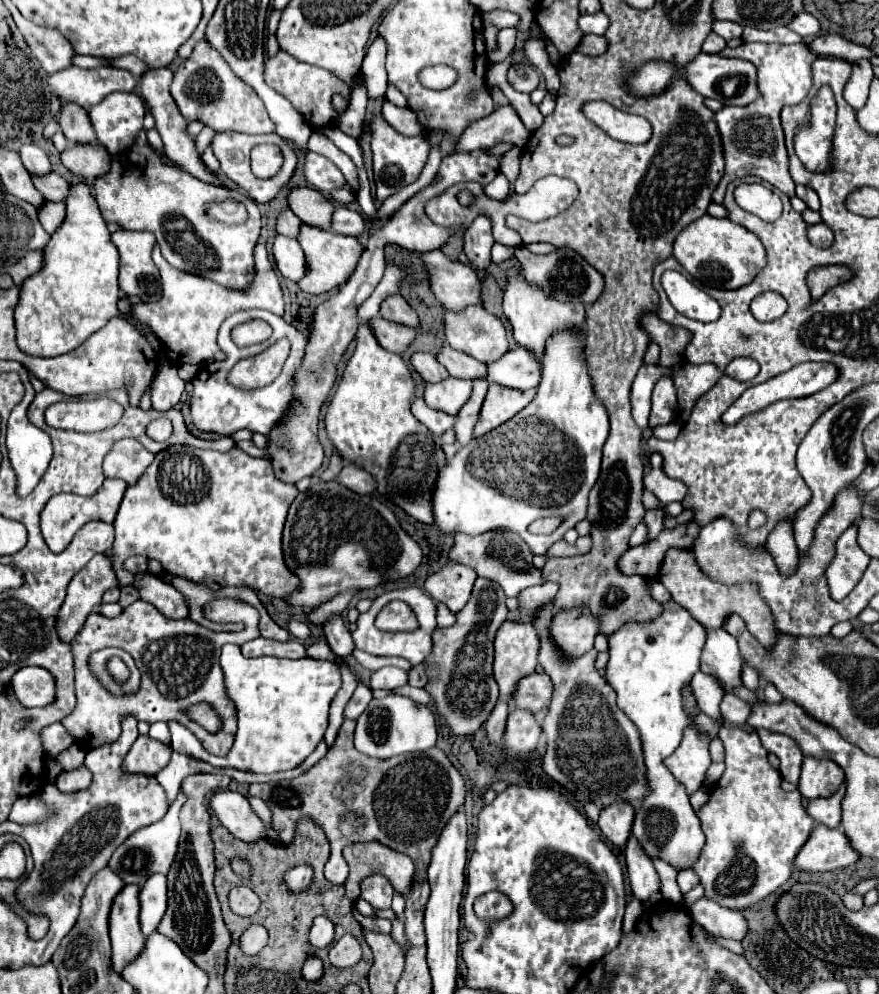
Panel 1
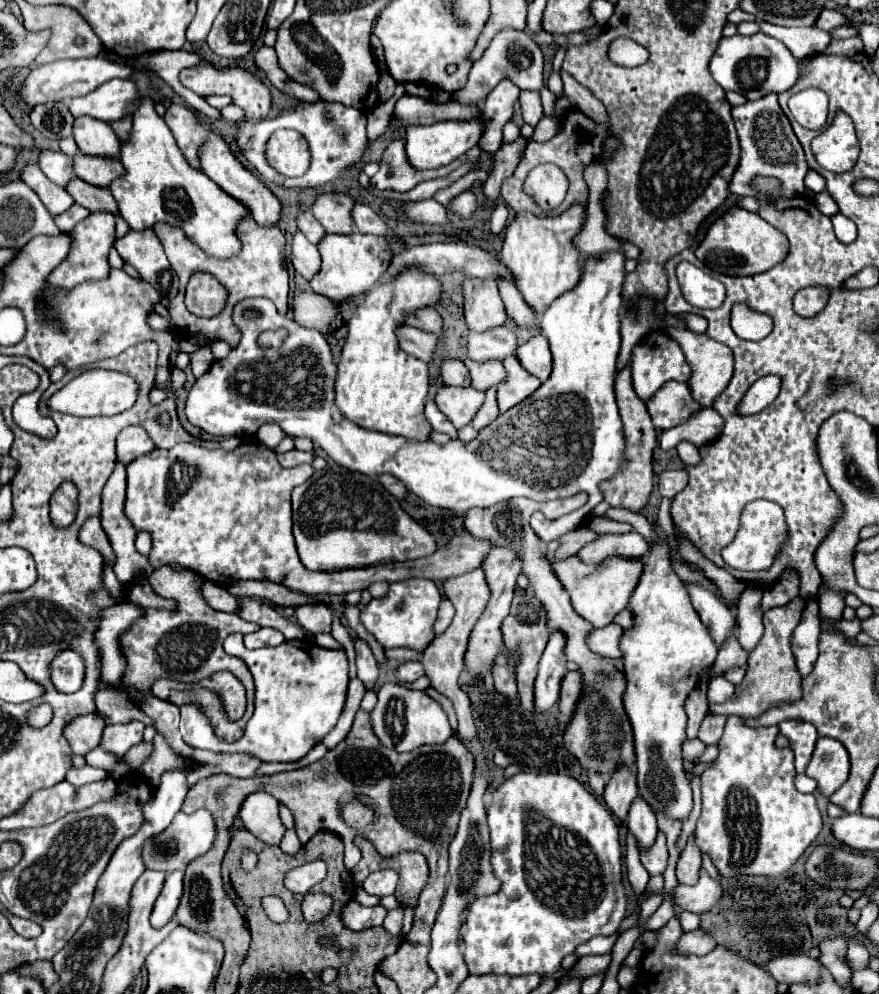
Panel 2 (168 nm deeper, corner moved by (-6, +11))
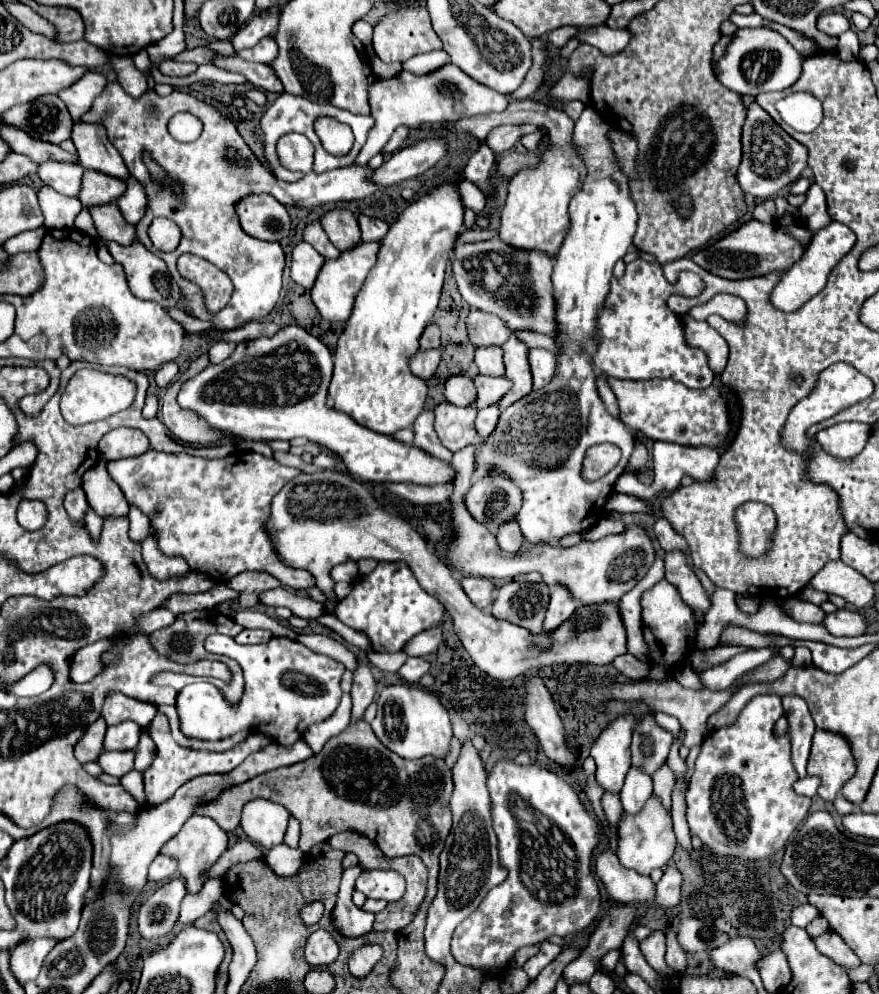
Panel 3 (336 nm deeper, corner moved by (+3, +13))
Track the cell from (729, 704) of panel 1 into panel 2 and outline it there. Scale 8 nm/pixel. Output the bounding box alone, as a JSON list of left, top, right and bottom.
[707,676,735,702]

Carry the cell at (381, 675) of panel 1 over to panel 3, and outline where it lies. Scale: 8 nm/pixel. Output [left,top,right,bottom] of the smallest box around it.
[398,658,430,682]

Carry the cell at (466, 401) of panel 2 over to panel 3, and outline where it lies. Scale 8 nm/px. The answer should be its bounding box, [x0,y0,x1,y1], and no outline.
[434,402,480,452]

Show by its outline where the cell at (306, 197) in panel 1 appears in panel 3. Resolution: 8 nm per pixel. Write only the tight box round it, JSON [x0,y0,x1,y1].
[320,208,360,250]

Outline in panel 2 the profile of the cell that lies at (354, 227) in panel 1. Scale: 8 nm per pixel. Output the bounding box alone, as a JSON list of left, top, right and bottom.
[353,202,391,236]

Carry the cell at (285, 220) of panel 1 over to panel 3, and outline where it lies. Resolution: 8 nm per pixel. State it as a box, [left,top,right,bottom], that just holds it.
[304,222,340,258]

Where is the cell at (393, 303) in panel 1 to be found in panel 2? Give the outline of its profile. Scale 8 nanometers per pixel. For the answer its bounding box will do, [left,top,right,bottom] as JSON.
[407,308,443,336]

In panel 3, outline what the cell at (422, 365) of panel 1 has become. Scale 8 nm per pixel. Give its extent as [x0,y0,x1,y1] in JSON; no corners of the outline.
[444,374,476,406]

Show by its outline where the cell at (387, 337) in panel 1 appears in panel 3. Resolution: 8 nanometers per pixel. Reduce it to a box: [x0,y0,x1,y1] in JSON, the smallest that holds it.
[410,348,442,380]

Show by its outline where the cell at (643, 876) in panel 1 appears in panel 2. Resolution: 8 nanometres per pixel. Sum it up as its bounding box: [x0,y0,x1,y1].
[627,796,657,848]

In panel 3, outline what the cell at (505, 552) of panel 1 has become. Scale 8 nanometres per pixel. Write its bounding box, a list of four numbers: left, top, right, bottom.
[466,474,522,524]

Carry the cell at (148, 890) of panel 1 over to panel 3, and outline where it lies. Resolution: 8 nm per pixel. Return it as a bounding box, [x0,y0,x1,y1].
[138,878,186,940]

